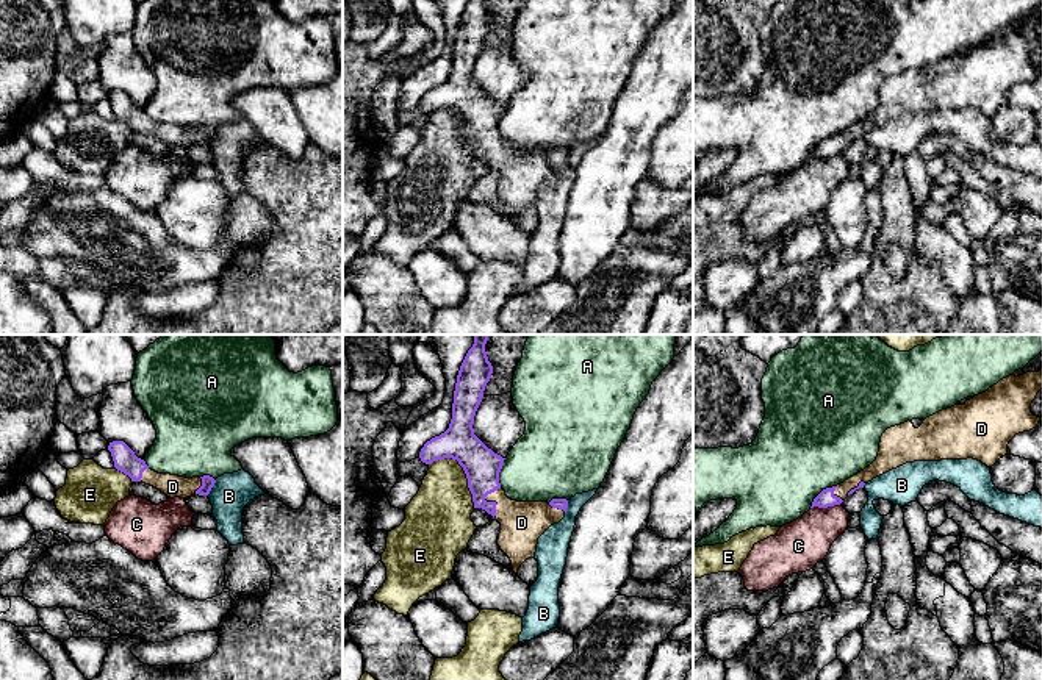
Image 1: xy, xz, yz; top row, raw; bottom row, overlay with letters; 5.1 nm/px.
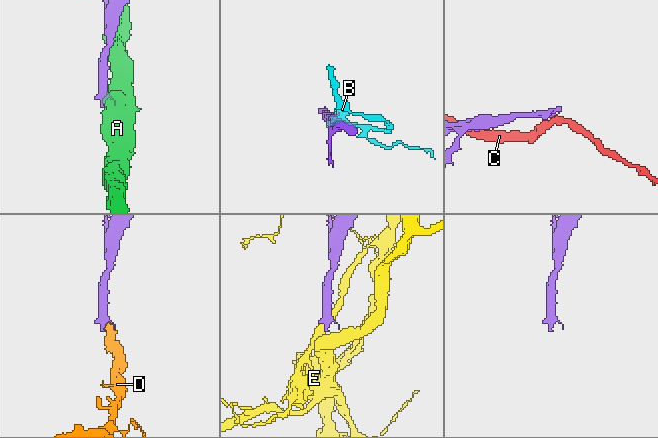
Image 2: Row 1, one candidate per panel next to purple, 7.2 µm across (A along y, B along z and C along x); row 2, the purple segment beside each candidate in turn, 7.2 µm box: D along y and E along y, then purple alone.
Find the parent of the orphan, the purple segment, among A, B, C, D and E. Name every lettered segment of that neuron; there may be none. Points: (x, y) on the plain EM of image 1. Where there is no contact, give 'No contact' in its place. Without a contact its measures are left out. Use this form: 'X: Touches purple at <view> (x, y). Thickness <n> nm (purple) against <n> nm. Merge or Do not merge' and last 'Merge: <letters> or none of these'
A: Touches purple at yz (822, 141). Thickness 90 nm (purple) against 480 nm. Do not merge
B: Touches purple at xy (211, 136). Thickness 70 nm (purple) against 200 nm. Do not merge
C: Touches purple at yz (825, 157). Thickness 90 nm (purple) against 260 nm. Do not merge
D: Touches purple at xz (490, 152). Thickness 190 nm (purple) against 220 nm. Merge
E: Touches purple at xz (463, 119). Thickness 190 nm (purple) against 300 nm. Do not merge
Merge: D

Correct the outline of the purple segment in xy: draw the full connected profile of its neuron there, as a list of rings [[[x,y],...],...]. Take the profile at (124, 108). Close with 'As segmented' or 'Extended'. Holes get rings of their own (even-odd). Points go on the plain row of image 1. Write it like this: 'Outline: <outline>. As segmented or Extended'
Outline: [[[124,91],[110,92],[108,100],[111,102],[114,117],[128,125],[131,131],[150,134],[171,149],[186,149],[194,144],[208,145],[216,133],[210,125],[186,128],[171,123],[158,123],[152,120],[144,109],[138,108]]]. Extended

